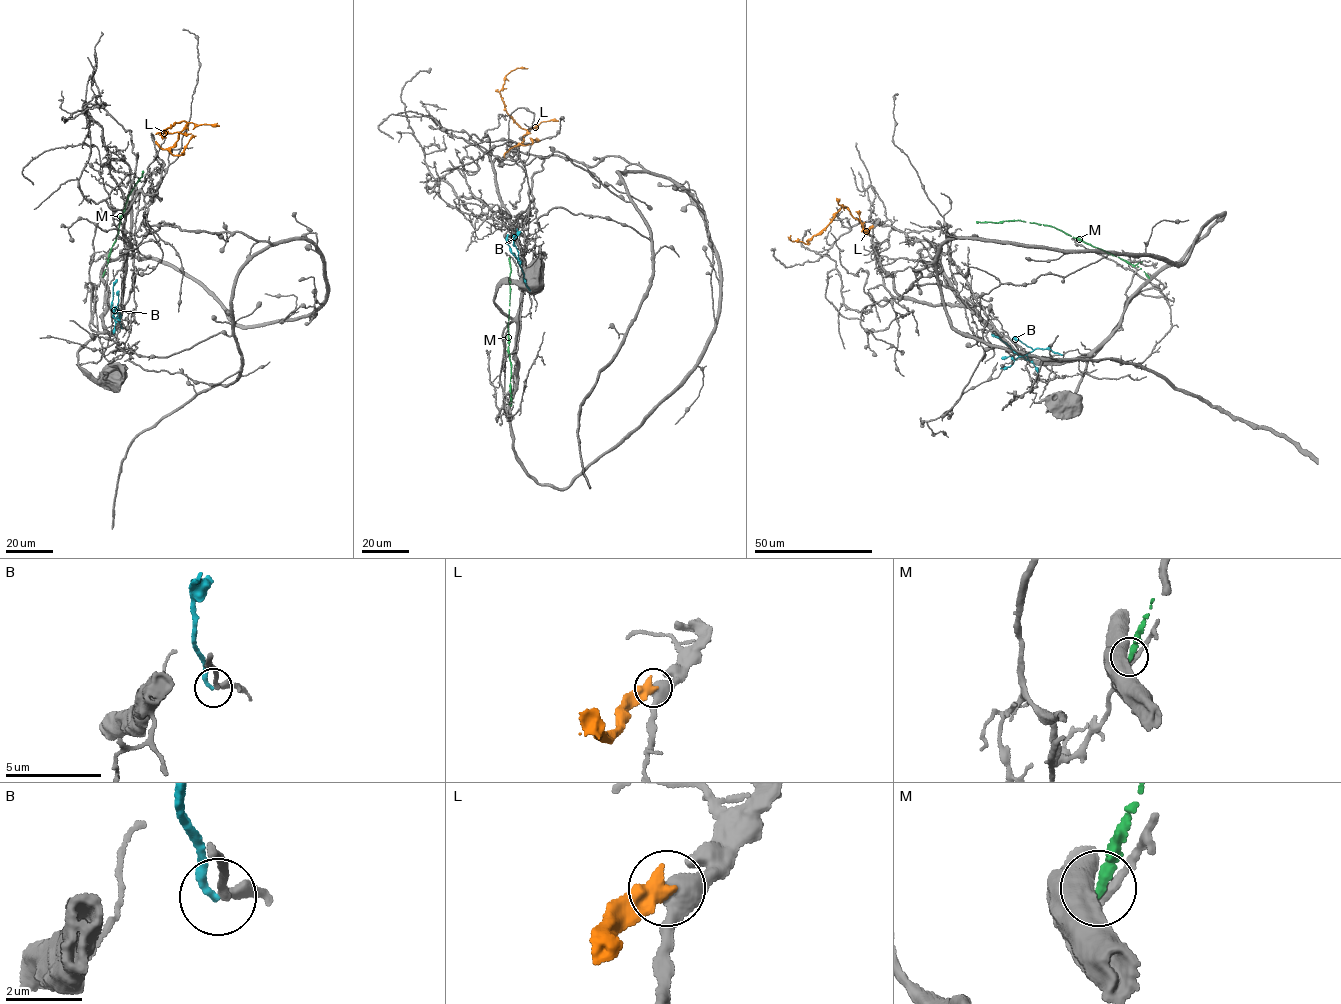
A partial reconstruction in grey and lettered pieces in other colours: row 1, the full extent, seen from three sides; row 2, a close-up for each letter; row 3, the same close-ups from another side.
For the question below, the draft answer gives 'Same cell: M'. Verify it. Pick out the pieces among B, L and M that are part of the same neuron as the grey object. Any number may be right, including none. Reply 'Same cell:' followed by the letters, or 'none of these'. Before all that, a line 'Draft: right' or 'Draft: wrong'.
Draft: wrong
Same cell: none of these

